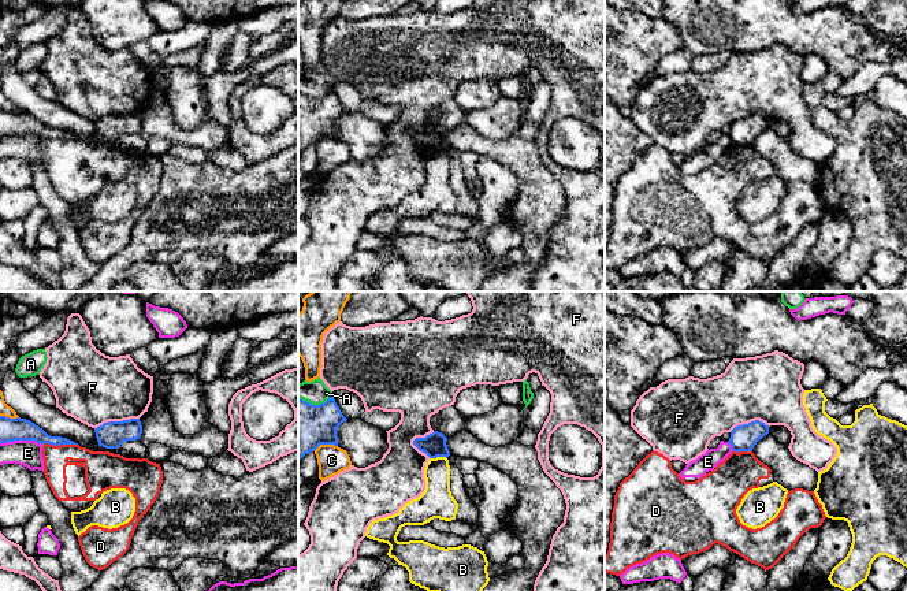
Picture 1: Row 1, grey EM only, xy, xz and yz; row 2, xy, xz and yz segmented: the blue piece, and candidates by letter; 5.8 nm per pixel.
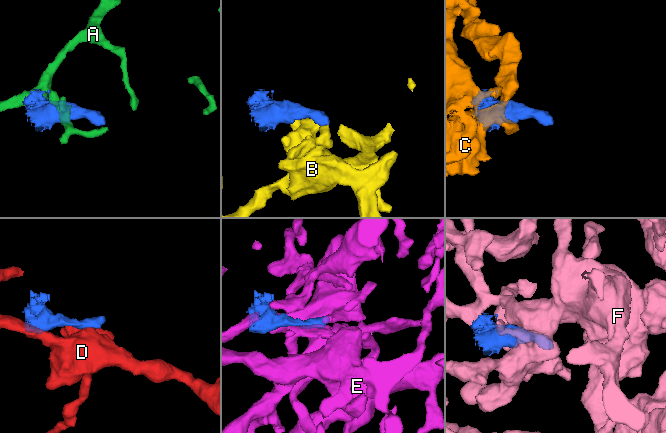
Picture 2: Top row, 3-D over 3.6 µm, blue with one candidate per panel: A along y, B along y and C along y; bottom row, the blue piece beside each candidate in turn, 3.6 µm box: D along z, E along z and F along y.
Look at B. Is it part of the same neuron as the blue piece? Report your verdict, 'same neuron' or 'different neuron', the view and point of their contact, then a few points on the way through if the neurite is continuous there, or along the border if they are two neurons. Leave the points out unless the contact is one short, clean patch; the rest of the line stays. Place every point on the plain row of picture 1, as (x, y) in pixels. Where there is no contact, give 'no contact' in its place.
different neuron; meets blue in xz at (438, 149); border along xz (446, 151), (430, 152)

